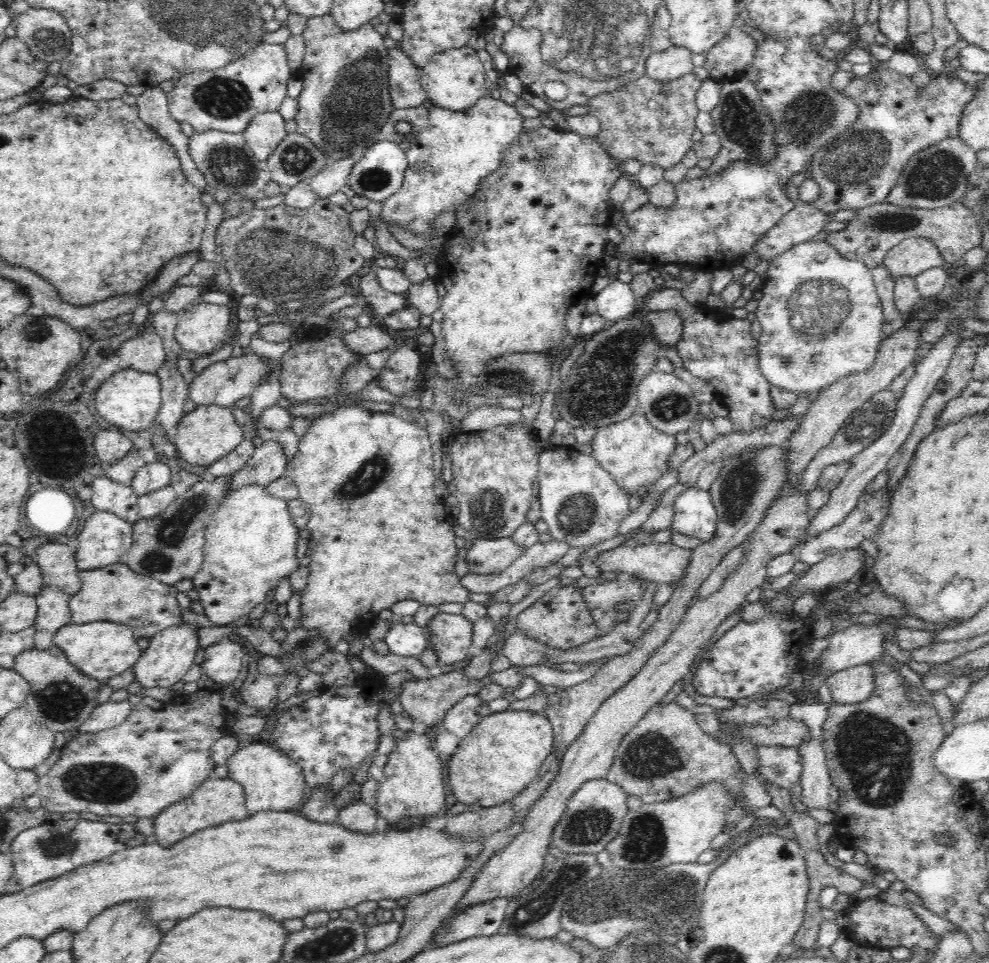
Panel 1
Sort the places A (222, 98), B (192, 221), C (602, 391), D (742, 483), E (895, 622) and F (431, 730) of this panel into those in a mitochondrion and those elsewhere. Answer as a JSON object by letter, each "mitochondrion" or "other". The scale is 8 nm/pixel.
{"A":"mitochondrion","B":"other","C":"mitochondrion","D":"mitochondrion","E":"other","F":"other"}

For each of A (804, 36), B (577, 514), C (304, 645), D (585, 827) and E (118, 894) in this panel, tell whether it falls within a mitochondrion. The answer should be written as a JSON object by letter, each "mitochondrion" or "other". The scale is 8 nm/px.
{"A":"other","B":"mitochondrion","C":"mitochondrion","D":"mitochondrion","E":"other"}

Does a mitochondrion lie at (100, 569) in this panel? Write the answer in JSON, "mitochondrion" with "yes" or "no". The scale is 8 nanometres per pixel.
{"mitochondrion":"no"}

